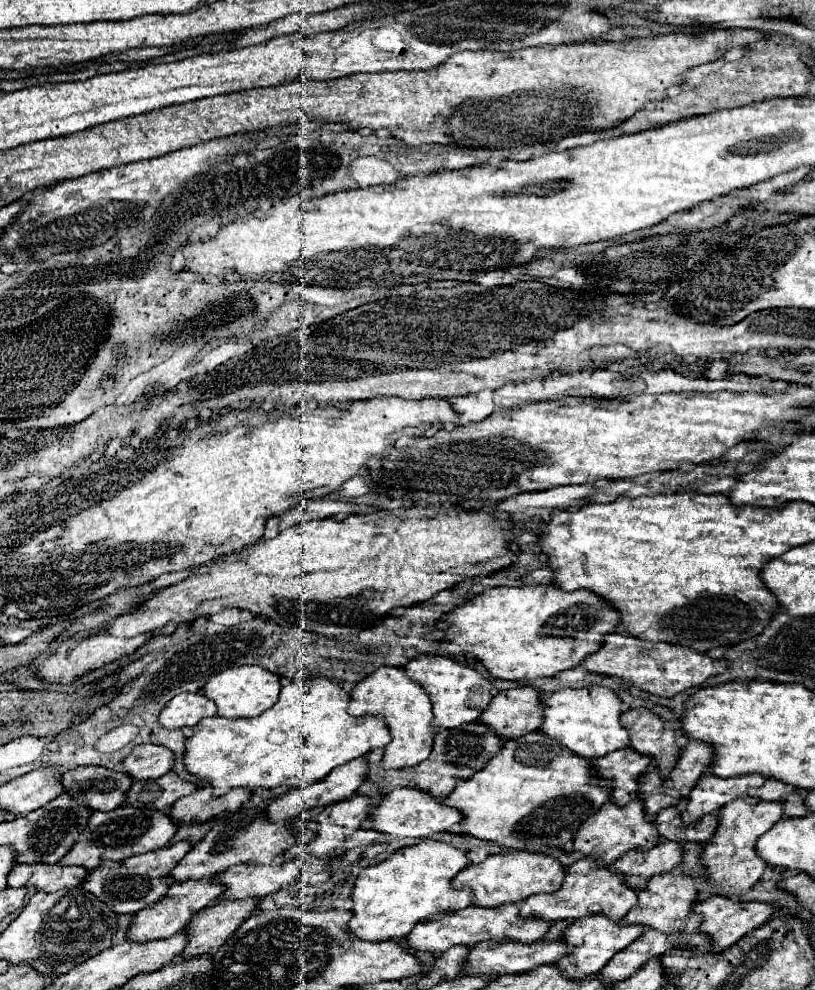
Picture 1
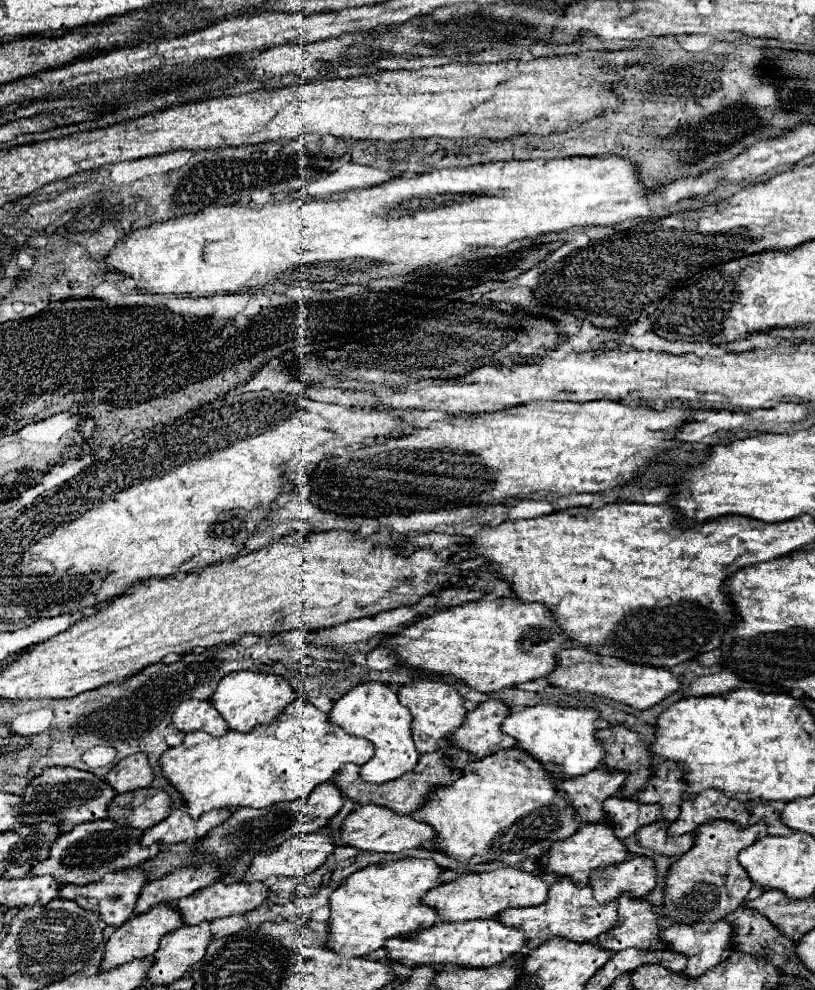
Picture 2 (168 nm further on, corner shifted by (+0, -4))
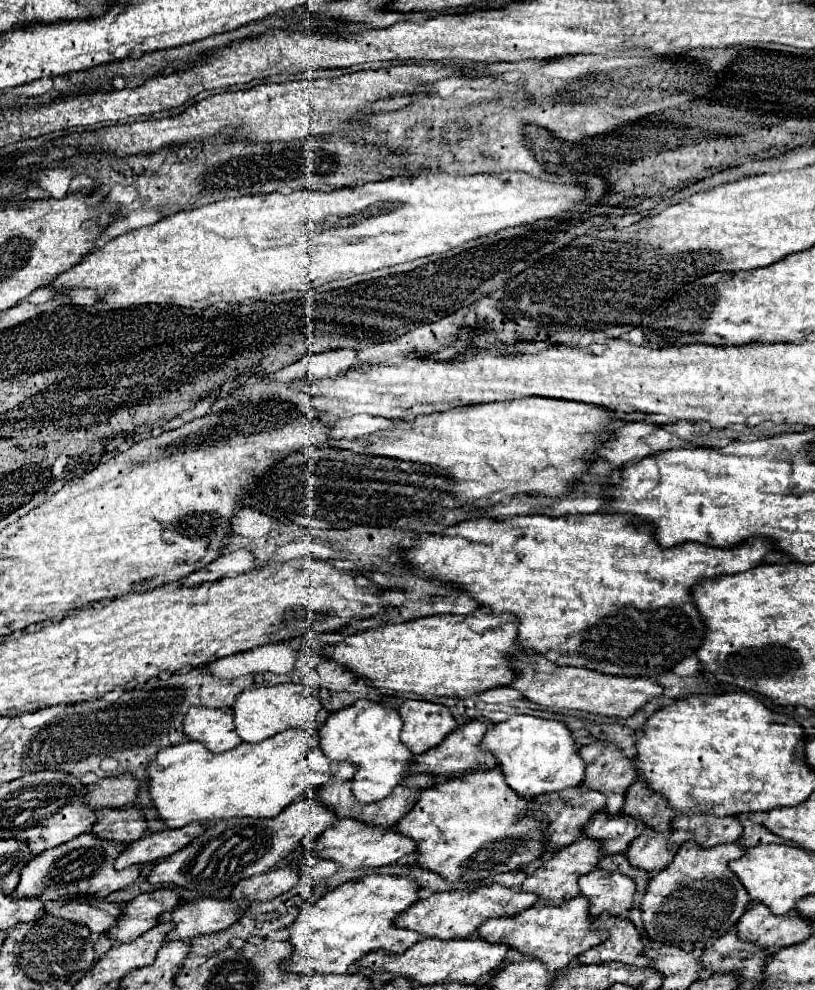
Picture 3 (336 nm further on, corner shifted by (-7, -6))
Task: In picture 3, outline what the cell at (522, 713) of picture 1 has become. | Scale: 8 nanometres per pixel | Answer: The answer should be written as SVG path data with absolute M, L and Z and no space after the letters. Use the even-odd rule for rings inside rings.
M478 717L478 719L470 719L468 723L456 727L454 733L450 733L450 737L446 737L446 741L442 741L442 745L430 749L430 753L422 753L422 757L416 757L414 773L434 773L434 775L456 777L466 771L494 769L496 757L490 751L482 749L482 739L484 739L484 733L490 729L490 725L494 725L494 723Z

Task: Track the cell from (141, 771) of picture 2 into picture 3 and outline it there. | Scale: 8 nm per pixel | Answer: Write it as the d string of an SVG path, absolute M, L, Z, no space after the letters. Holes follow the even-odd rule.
M120 773L114 777L98 779L94 785L88 787L90 793L86 795L86 803L94 809L102 807L126 807L138 797L140 783L134 775Z

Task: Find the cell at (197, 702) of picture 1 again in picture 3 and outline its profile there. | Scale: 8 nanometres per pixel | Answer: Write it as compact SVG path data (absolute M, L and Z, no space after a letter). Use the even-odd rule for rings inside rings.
M192 705L184 717L184 733L188 739L196 739L216 753L234 749L242 743L236 735L232 713L224 709Z

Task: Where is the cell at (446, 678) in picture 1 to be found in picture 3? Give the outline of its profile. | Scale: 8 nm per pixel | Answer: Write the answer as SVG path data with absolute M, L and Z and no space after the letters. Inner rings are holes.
M406 699L400 707L404 719L402 741L414 755L428 751L442 743L442 739L456 729L456 719L446 705L432 701Z

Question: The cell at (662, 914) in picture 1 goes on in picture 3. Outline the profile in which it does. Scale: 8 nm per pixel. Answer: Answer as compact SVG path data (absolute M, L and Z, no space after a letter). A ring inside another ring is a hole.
M602 913L594 919L594 925L610 929L610 937L604 943L588 949L586 953L580 953L578 963L598 965L608 961L620 961L634 967L650 967L650 957L642 955L642 935L630 919Z

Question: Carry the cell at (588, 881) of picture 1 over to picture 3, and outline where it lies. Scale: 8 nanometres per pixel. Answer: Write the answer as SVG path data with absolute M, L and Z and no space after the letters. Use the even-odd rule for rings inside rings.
M582 895L572 897L570 901L564 901L562 905L548 905L544 901L538 901L530 909L496 917L478 927L478 937L486 937L486 941L494 943L506 943L522 953L528 953L548 965L550 971L558 971L570 965L572 959L576 959L582 951L606 941L608 929L592 929L594 917L590 915L590 901Z

